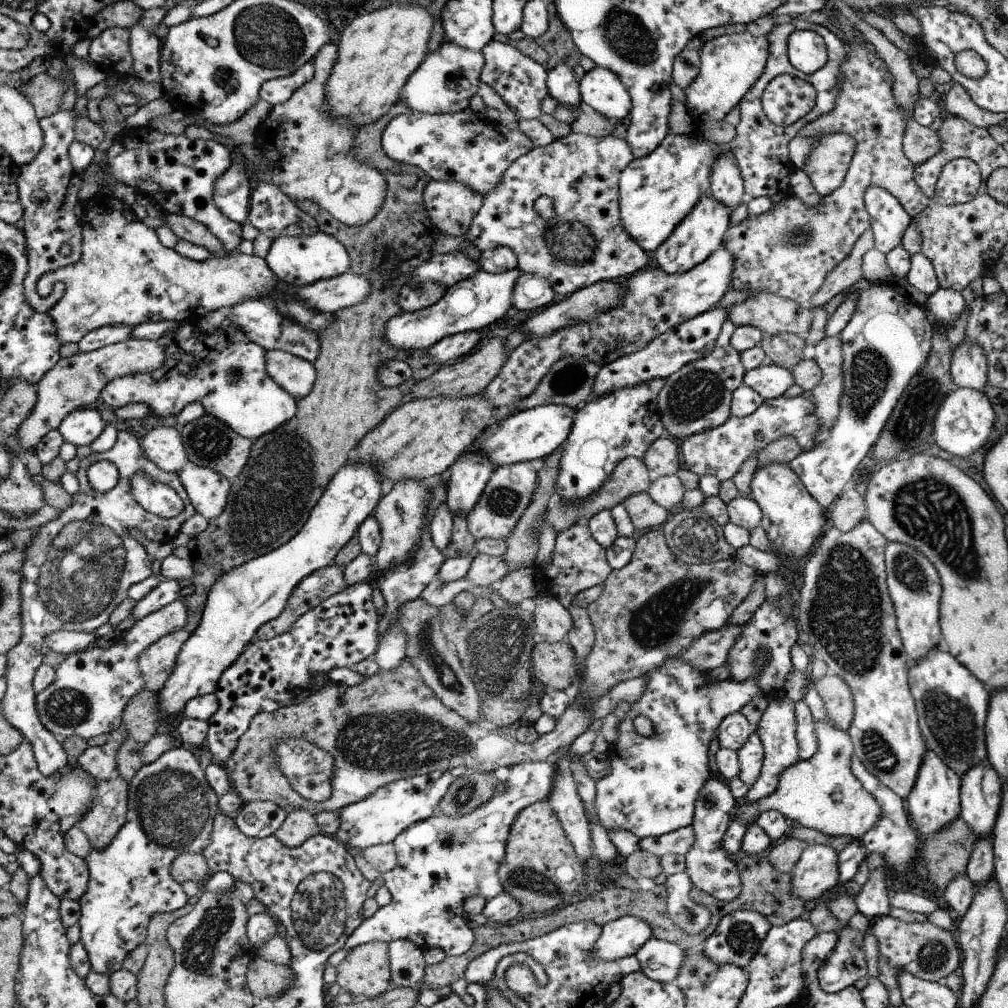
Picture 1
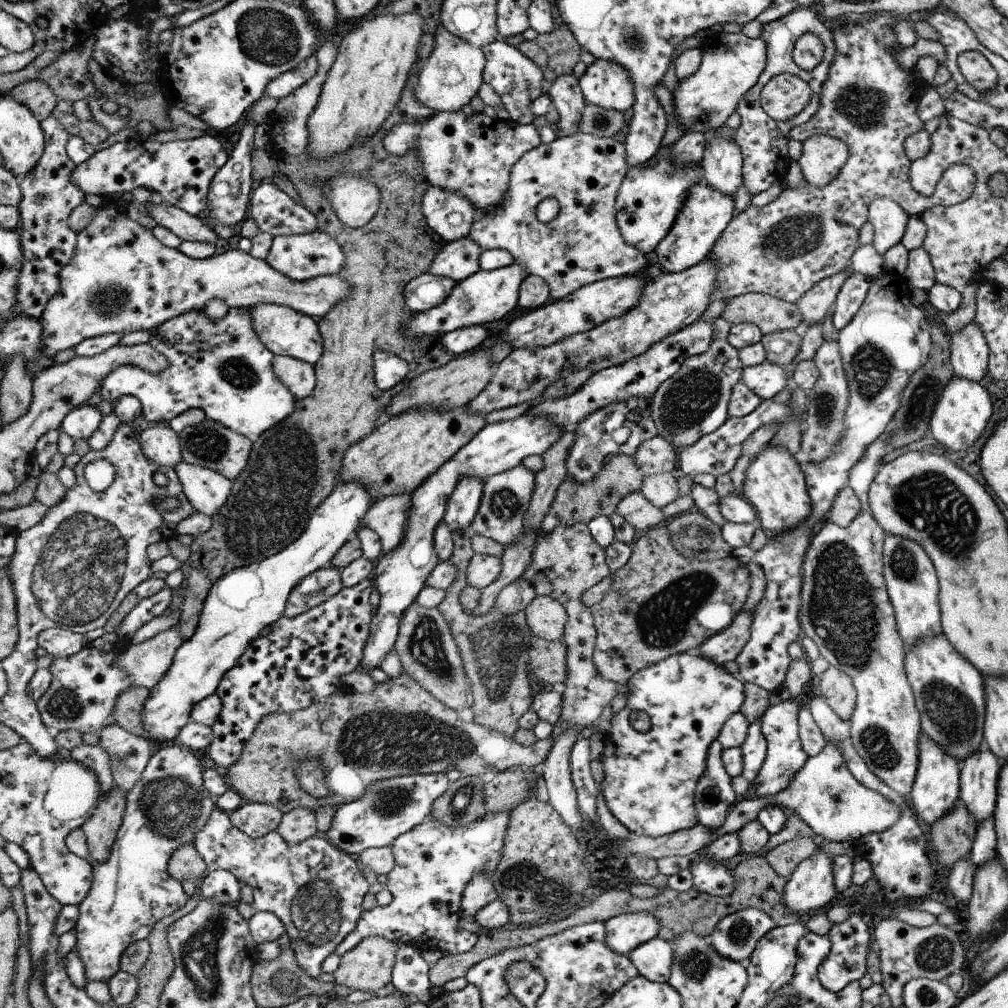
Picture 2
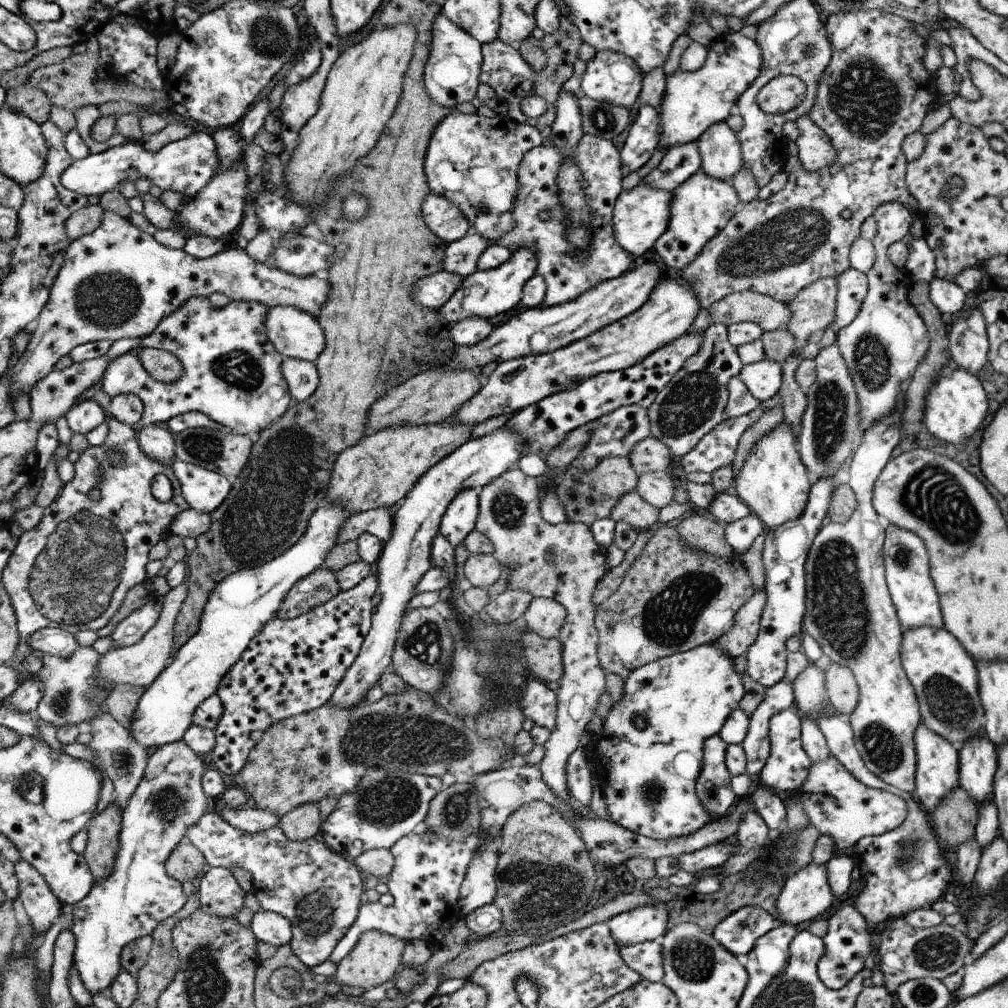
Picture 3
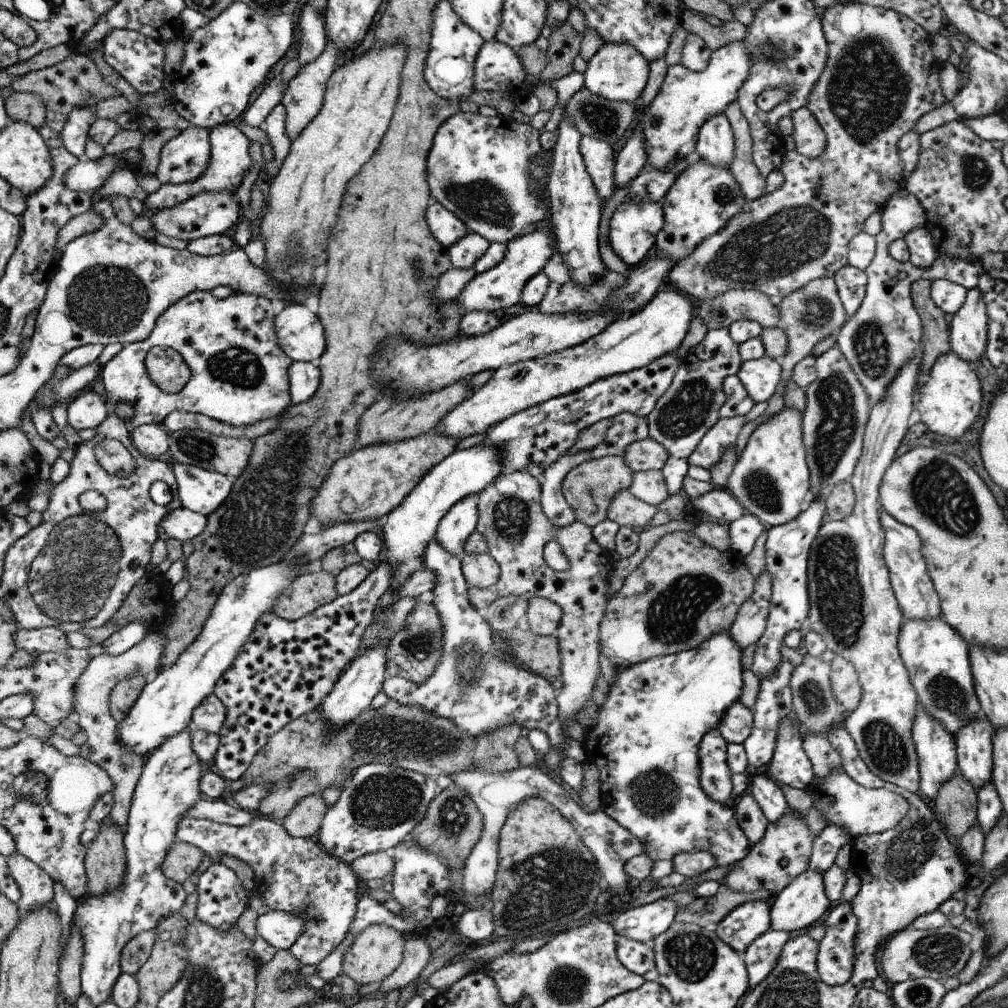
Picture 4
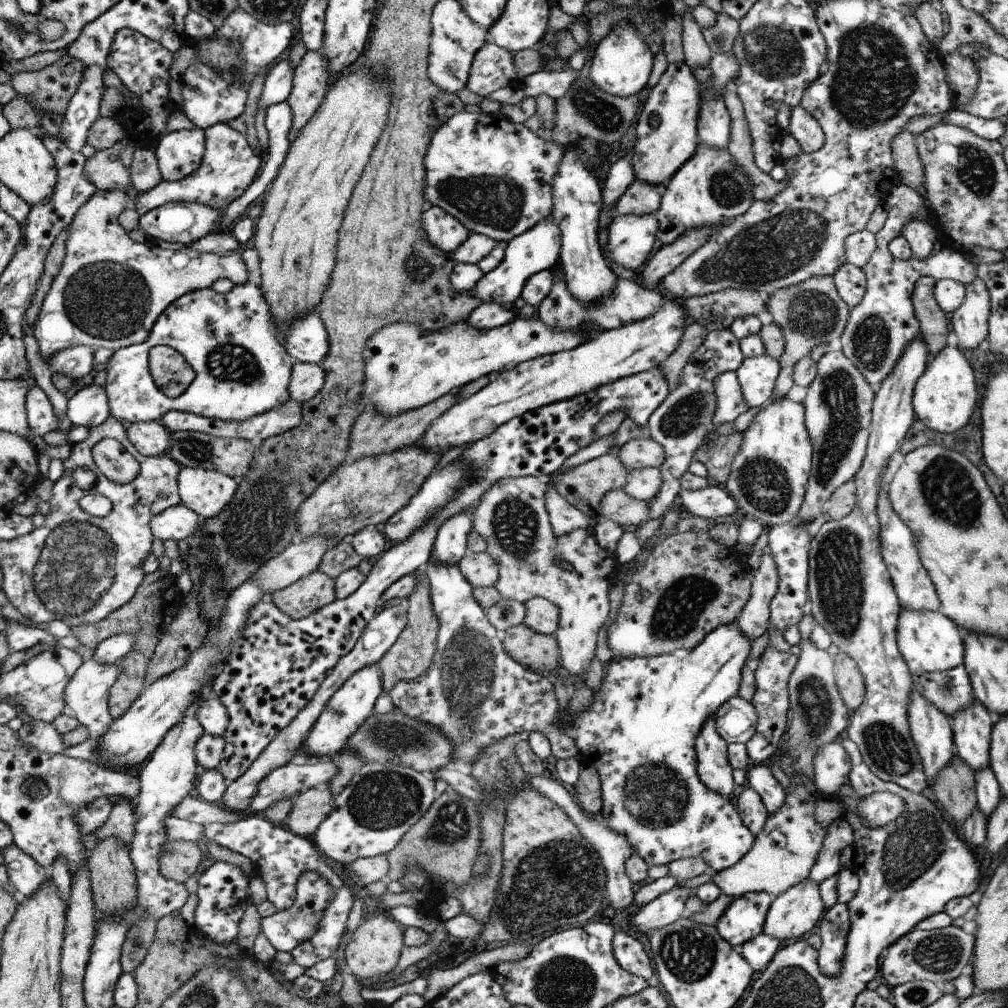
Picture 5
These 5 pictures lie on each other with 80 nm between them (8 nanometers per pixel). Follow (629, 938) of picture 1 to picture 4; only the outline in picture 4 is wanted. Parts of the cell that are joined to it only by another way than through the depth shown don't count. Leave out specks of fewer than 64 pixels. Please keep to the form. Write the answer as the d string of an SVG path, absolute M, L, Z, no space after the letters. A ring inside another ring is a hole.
M660 898L651 904L619 912L611 925L616 937L652 943L675 922L678 906L670 898Z

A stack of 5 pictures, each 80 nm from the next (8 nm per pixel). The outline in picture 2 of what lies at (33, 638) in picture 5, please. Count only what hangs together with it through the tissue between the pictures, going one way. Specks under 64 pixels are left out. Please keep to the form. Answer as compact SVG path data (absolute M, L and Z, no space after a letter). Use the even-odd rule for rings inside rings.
M61 626L43 631L38 637L38 641L40 647L46 650L50 656L61 658L73 656L88 646L82 633L74 633Z

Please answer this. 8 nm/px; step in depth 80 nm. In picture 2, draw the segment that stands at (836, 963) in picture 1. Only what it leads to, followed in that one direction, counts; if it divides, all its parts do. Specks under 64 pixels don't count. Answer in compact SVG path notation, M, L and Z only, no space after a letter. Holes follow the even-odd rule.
M859 908L854 910L854 914L842 923L834 924L828 938L832 942L830 954L826 956L818 968L818 978L823 988L830 992L840 992L848 984L859 981L866 969L866 956L868 956L868 946L872 942L872 922Z

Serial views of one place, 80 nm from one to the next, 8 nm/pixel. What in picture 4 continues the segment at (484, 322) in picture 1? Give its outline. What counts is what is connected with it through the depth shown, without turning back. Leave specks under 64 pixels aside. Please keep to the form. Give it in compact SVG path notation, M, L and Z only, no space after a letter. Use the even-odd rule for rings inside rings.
M535 227L527 230L525 233L512 239L508 244L506 256L498 266L491 270L477 273L466 288L462 288L462 292L454 300L462 312L496 312L516 306L521 302L521 295L526 284L539 274L544 268L544 264L548 262L548 258L552 256L552 242L554 242L554 234L550 234L544 228Z

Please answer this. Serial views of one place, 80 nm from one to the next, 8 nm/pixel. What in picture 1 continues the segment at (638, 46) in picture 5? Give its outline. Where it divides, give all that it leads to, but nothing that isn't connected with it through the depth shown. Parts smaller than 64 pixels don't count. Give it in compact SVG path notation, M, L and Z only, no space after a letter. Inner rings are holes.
M596 65L579 82L581 100L585 106L612 121L628 118L632 108L629 88L618 73Z

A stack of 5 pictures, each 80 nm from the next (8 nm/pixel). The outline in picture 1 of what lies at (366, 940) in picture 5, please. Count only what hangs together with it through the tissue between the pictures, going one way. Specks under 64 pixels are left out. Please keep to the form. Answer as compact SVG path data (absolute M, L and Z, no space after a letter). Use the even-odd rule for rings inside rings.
M370 941L347 952L346 958L336 967L338 984L352 996L364 994L368 999L384 994L392 980L392 964L390 964L389 943L386 941Z

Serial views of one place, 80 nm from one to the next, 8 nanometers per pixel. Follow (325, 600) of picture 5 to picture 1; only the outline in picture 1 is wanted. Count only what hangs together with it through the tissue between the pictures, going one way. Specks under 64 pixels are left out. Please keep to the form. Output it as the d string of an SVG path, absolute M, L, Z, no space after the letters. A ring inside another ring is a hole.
M336 564L325 566L312 575L305 576L289 596L282 614L261 627L255 638L267 641L281 635L299 616L311 608L316 608L327 598L342 592L346 587L348 584L344 578L344 569Z

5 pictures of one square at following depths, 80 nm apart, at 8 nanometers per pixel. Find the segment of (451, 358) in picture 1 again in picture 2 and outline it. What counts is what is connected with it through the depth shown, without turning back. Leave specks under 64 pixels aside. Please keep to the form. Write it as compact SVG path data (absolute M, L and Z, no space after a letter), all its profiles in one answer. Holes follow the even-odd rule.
M471 325L444 334L441 343L445 351L457 358L464 355L464 352L478 349L488 337L489 333L484 325Z

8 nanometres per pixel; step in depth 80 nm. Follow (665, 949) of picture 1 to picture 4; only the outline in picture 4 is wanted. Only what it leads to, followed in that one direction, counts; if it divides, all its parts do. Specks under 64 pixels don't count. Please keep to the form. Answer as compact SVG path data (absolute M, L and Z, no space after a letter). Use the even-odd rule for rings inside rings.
M616 937L616 955L620 963L633 974L642 976L645 981L658 980L654 948L651 943Z

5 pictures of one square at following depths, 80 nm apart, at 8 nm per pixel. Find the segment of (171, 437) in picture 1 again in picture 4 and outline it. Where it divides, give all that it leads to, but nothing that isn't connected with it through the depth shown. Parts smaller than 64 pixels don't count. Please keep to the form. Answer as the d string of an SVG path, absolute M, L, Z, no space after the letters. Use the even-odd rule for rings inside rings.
M163 424L136 427L132 436L134 445L142 456L152 459L168 457L168 432Z

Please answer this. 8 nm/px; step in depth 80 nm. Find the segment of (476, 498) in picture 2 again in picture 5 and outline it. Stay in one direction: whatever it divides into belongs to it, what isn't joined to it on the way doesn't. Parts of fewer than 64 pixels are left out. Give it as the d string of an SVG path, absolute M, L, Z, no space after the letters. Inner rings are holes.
M474 511L460 512L448 518L436 534L436 540L431 550L432 560L436 564L454 566L459 564L467 554L468 534L473 531L472 520Z

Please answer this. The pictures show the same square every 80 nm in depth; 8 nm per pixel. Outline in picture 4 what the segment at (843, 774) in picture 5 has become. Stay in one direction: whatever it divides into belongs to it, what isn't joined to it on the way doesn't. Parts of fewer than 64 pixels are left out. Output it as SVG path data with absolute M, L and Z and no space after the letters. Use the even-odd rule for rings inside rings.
M805 734L803 736L803 750L812 764L815 780L826 778L826 774L830 774L832 768L834 770L841 768L842 758L830 746L825 735Z

